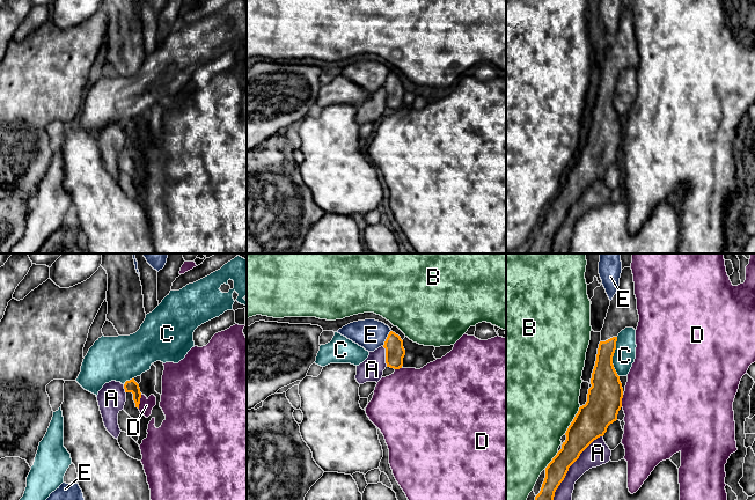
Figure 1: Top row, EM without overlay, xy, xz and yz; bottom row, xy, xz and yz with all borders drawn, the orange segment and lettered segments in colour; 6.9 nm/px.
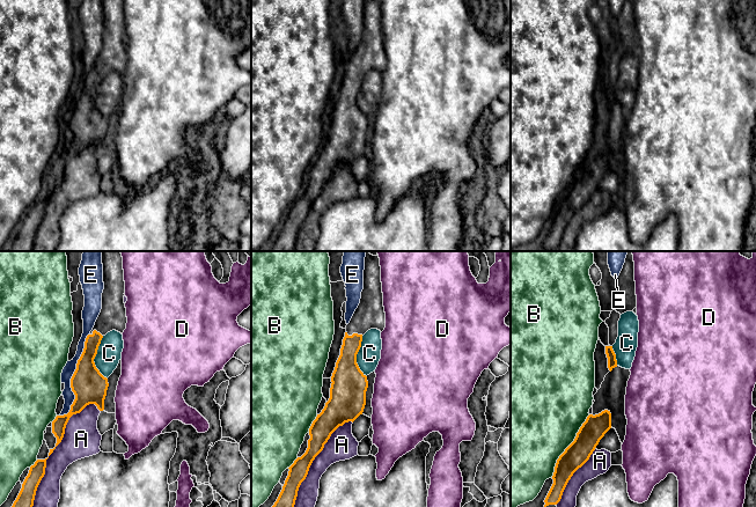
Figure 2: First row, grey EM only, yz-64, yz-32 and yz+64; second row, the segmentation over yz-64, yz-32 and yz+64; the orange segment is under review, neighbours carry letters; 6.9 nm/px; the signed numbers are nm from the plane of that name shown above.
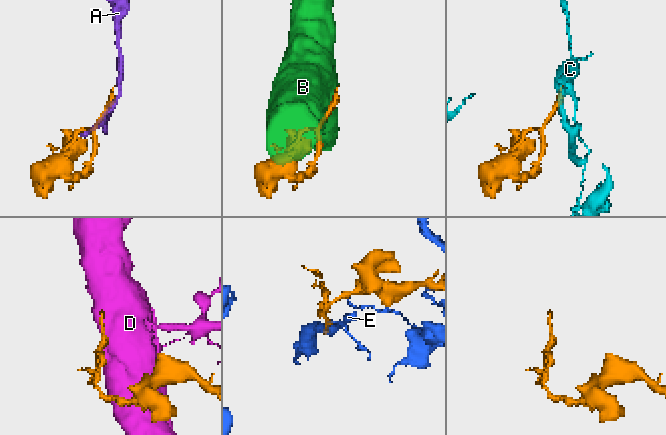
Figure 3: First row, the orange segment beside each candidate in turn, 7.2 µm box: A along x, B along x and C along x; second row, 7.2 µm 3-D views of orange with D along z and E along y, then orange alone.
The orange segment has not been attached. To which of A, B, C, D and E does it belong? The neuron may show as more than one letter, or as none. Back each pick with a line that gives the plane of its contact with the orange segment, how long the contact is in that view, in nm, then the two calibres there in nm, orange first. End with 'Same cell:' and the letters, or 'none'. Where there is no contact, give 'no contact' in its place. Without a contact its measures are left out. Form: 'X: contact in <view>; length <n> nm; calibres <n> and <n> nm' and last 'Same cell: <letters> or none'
Same cell: none

